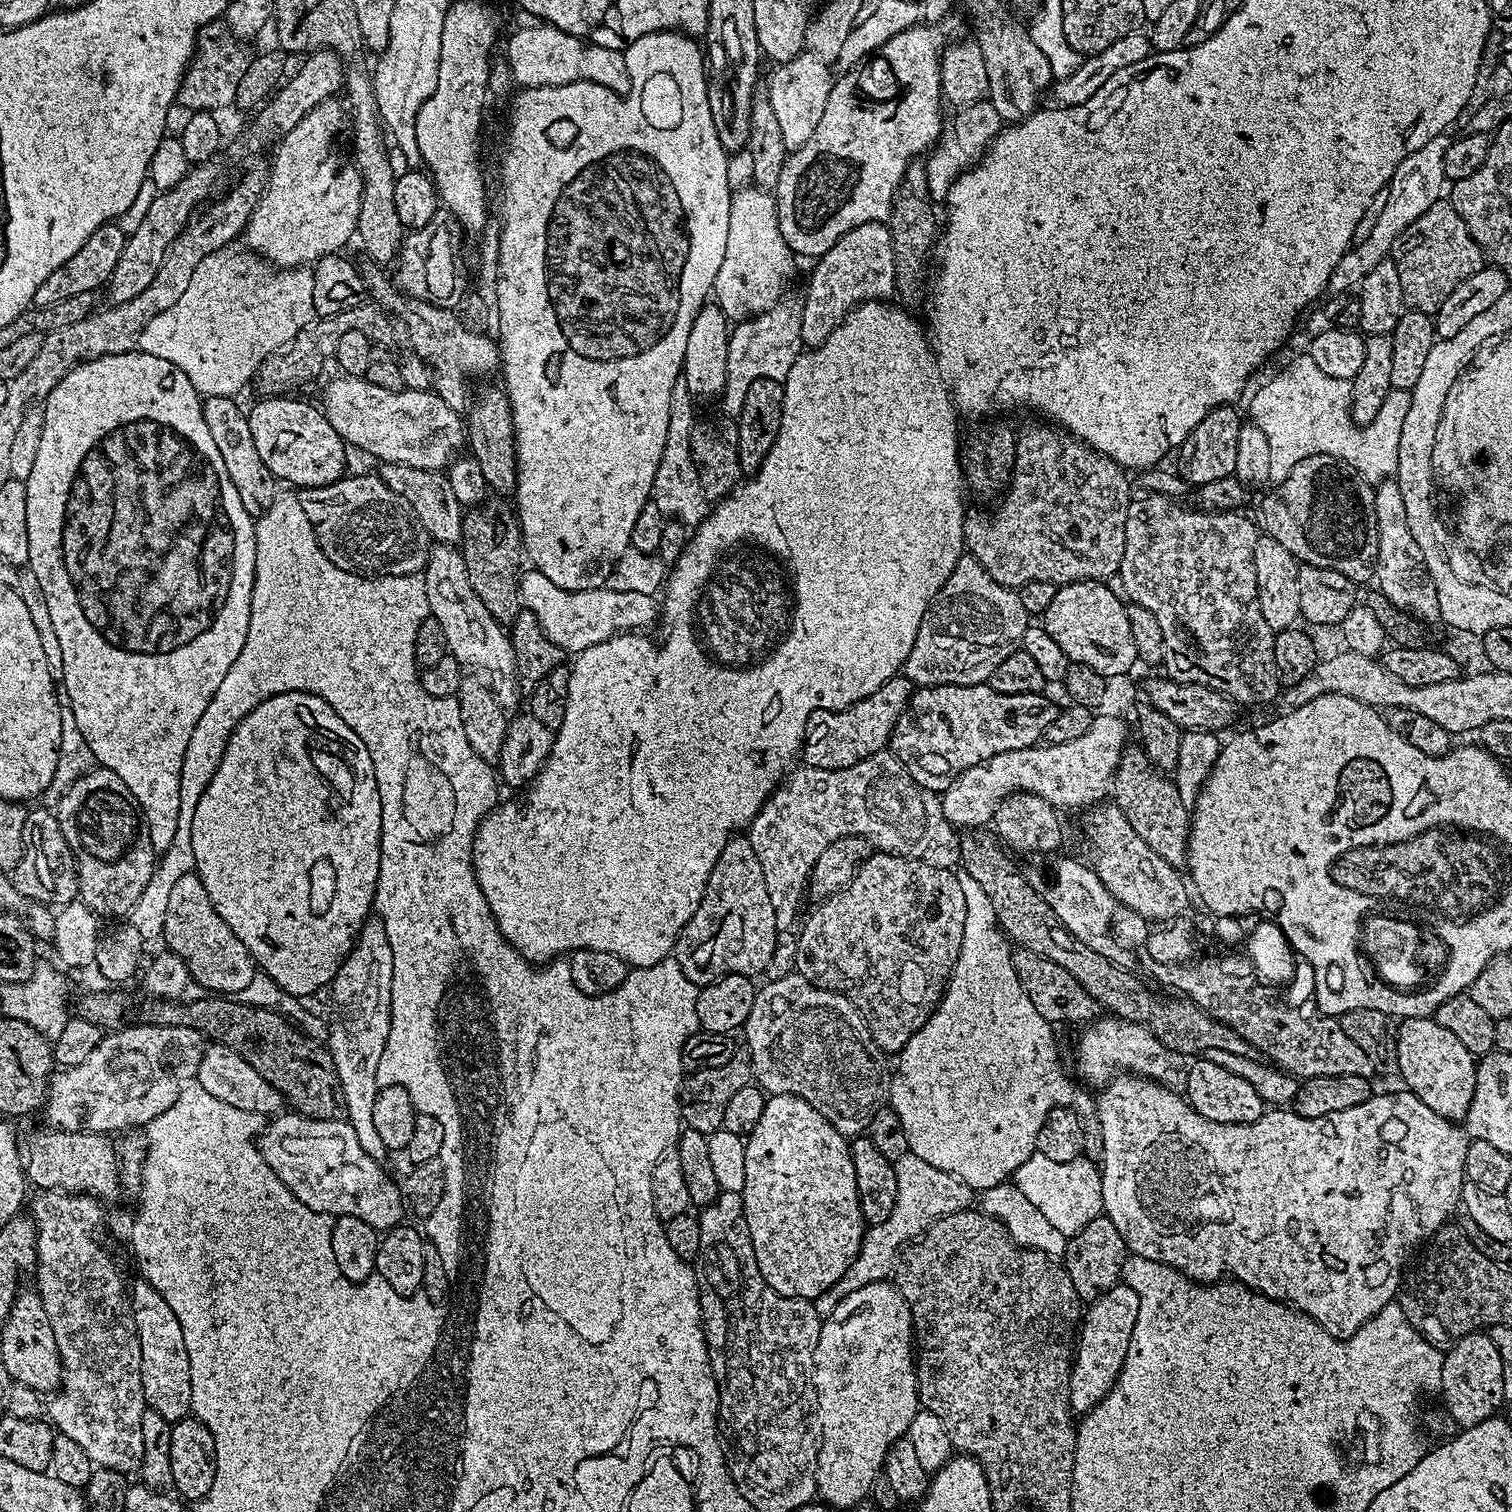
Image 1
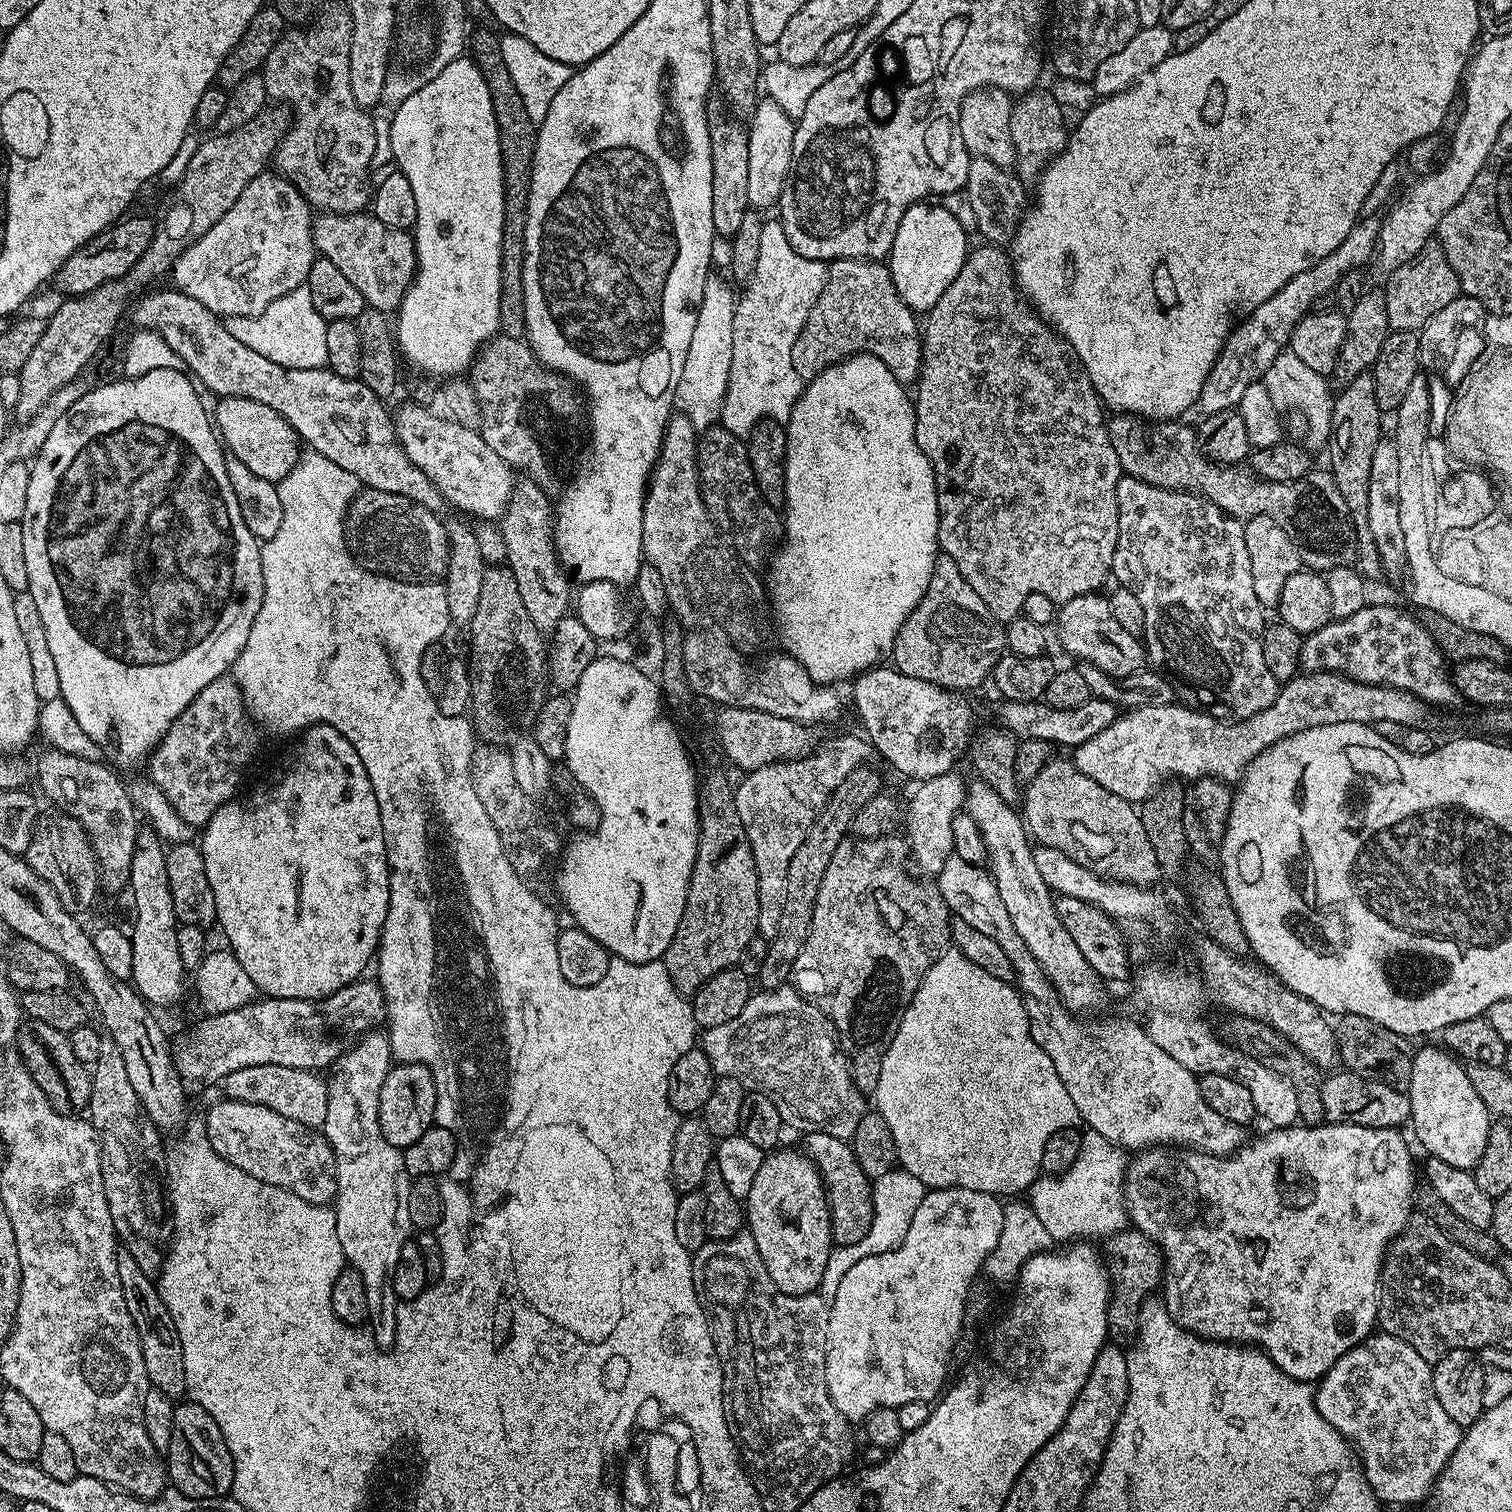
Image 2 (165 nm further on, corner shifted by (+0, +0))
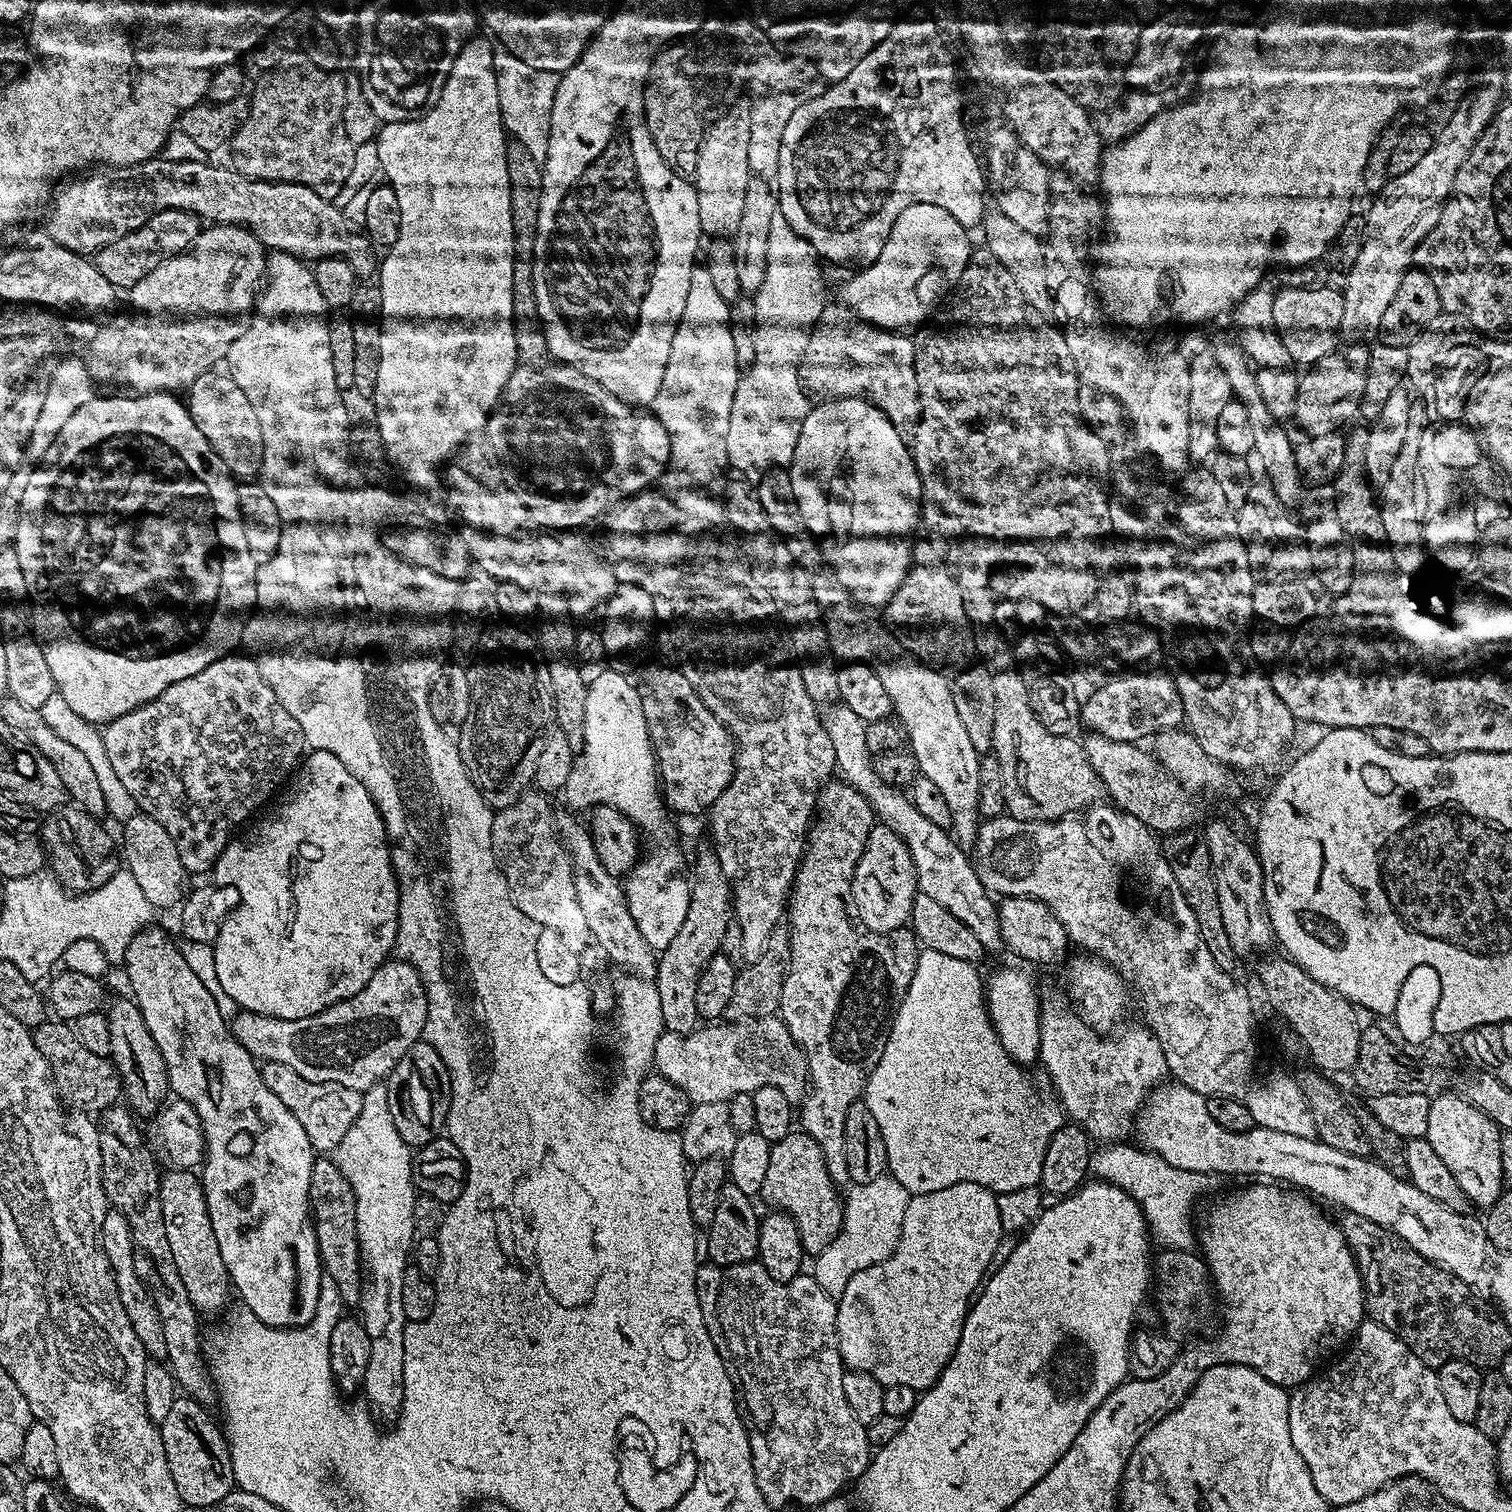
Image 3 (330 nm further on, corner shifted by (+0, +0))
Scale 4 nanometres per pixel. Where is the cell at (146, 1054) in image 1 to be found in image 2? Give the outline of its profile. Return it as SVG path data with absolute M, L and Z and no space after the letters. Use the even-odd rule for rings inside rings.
M361 978L356 980L352 984L347 984L342 990L338 990L334 994L330 994L326 998L322 998L321 1000L295 1000L294 998L286 998L285 1000L274 1000L271 998L257 998L252 1001L252 1003L247 1004L246 1006L242 1006L238 1010L226 1010L225 1012L214 1012L208 1015L205 1015L203 1018L205 1020L200 1020L197 1022L196 1025L193 1026L192 1029L188 1032L188 1037L185 1038L184 1041L181 1042L180 1045L175 1045L174 1048L174 1055L176 1057L176 1068L178 1071L180 1071L180 1078L184 1081L185 1085L192 1086L192 1084L216 1084L219 1085L222 1081L226 1079L230 1074L234 1074L234 1070L242 1070L246 1066L270 1066L273 1064L274 1066L290 1066L291 1068L306 1068L309 1070L324 1070L320 1068L325 1068L325 1070L331 1069L333 1065L335 1065L336 1061L340 1059L341 1056L344 1055L344 1053L349 1052L353 1046L357 1044L359 1040L367 1034L367 1032L379 1029L381 1027L380 1023L383 1025L386 1020L386 1009L384 1007L384 991L381 990L379 983L375 979L368 980L369 978Z

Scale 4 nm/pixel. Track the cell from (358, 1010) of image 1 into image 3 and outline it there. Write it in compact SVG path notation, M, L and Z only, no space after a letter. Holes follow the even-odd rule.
M387 1083L370 1086L363 1093L362 1111L354 1118L354 1126L346 1130L346 1138L336 1148L334 1159L354 1194L358 1246L366 1277L358 1305L366 1334L370 1334L370 1361L362 1392L377 1416L392 1424L399 1419L404 1401L406 1321L402 1310L402 1274L410 1267L410 1253L417 1239L414 1202L418 1189L412 1179L413 1149L398 1134L394 1118L390 1118Z

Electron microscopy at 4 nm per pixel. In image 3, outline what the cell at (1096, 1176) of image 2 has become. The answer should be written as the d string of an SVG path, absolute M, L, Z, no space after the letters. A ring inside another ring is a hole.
M1108 1142L1097 1147L1092 1153L1091 1175L1097 1181L1118 1186L1127 1196L1134 1198L1134 1202L1138 1202L1144 1220L1148 1224L1151 1239L1157 1245L1160 1243L1164 1248L1189 1251L1193 1247L1192 1243L1195 1240L1197 1243L1198 1240L1197 1233L1196 1236L1192 1233L1192 1203L1207 1190L1209 1177L1203 1172L1178 1170L1178 1166L1170 1166L1170 1162L1166 1162L1158 1154L1147 1152L1145 1148L1139 1146L1131 1148L1130 1145L1128 1142Z

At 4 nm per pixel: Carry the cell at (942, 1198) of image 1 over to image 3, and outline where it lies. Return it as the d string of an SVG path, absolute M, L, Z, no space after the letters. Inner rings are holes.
M885 1174L874 1178L874 1182L862 1182L861 1184L852 1184L847 1189L844 1201L844 1221L842 1230L822 1254L815 1257L813 1268L810 1268L810 1274L826 1290L826 1294L833 1298L838 1298L846 1290L846 1282L858 1274L858 1270L866 1270L866 1266L877 1264L880 1260L885 1260L892 1256L892 1251L898 1246L900 1235L902 1234L902 1218L906 1218L906 1206L908 1205L910 1194L902 1182L895 1180L890 1174Z

